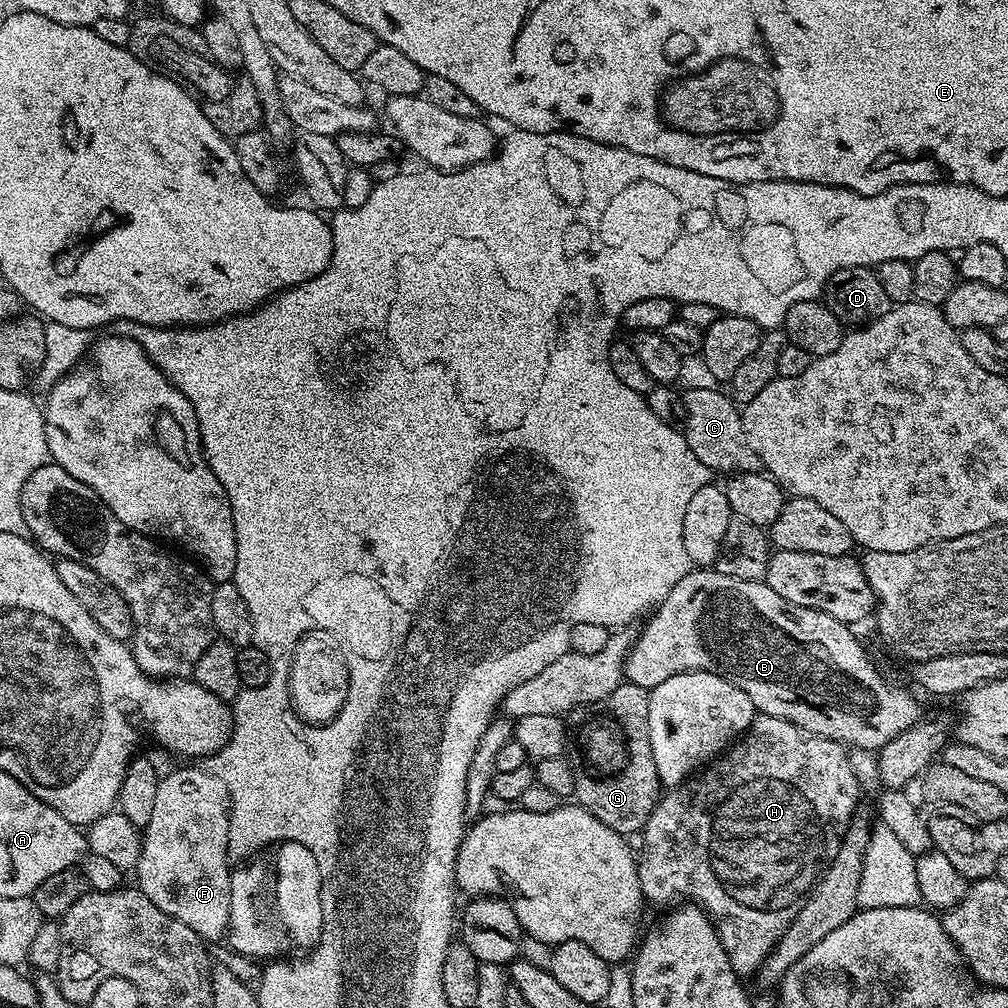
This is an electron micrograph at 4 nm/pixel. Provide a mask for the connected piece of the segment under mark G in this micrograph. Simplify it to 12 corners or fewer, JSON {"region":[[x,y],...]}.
{"region":[[623,681],[608,707],[630,730],[628,768],[600,772],[578,744],[573,799],[639,835],[662,785],[644,717],[649,689]]}

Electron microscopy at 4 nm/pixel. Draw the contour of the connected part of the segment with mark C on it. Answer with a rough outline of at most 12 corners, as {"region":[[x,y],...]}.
{"region":[[683,389],[682,431],[709,473],[761,471],[727,391]]}

